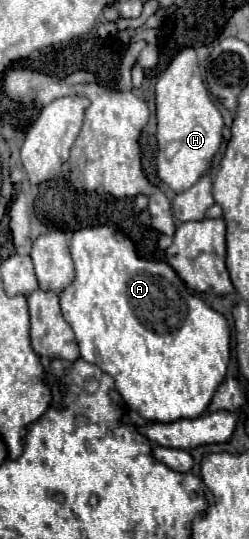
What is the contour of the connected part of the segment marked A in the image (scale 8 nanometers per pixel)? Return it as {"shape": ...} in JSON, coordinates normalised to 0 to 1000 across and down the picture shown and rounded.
{"shape":[[[458,417],[305,429],[281,447],[281,469],[305,518],[241,544],[241,570],[305,622],[321,662],[450,696],[506,751],[594,781],[691,785],[819,770],[876,714],[904,703],[924,672],[924,610],[908,592],[795,547],[747,540],[739,521],[683,492],[562,481],[538,451]]]}

